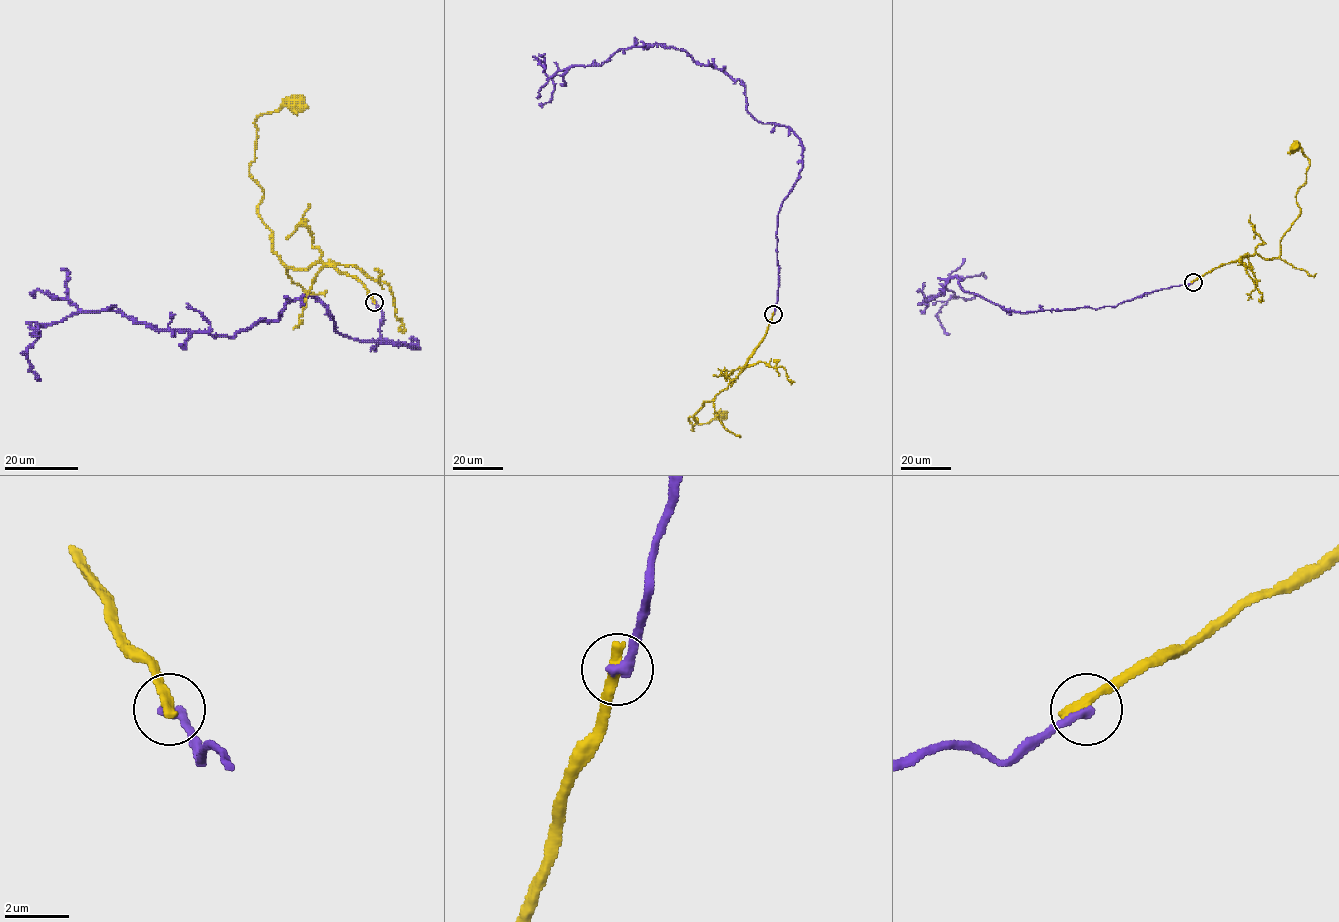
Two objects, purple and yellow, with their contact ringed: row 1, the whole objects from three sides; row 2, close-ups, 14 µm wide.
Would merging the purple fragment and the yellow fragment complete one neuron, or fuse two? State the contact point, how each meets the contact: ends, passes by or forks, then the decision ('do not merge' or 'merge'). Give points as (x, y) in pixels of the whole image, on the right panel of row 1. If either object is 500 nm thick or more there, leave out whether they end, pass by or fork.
(1193, 282) | purple ends | yellow ends | do not merge

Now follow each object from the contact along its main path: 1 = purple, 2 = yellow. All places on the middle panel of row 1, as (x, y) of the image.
1: (773, 314), (802, 141), (757, 121), (740, 80), (672, 47), (548, 77), (537, 58), (545, 71)
2: (773, 313), (745, 368), (704, 401), (697, 422), (688, 420), (693, 430), (720, 415)

